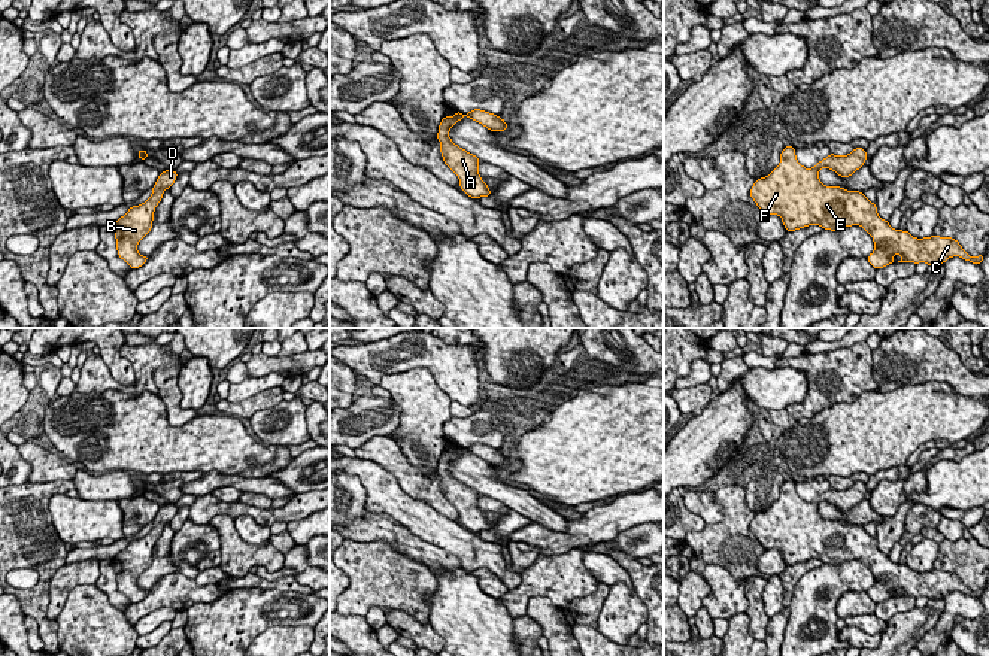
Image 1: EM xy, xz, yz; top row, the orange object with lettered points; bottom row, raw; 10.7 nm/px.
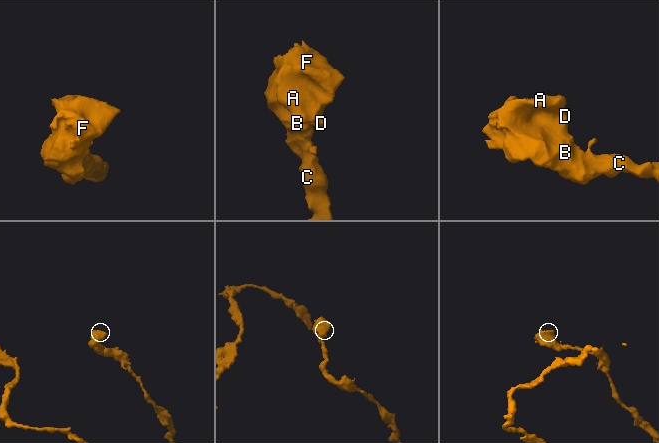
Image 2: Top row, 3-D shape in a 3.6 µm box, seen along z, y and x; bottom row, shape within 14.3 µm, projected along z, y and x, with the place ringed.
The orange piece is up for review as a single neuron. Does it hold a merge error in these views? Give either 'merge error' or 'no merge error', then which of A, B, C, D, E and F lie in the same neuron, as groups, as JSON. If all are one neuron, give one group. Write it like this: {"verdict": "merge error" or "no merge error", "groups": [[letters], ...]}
{"verdict": "no merge error", "groups": [["A", "B", "C", "D", "E", "F"]]}

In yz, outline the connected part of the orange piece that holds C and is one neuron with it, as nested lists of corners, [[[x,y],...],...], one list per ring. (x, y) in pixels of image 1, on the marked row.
[[[786,146],[780,152],[779,165],[768,176],[756,179],[749,194],[765,216],[779,215],[786,231],[809,225],[820,225],[831,231],[862,227],[876,245],[867,258],[876,270],[895,264],[894,255],[901,255],[898,262],[904,264],[940,265],[953,256],[982,264],[983,253],[970,256],[953,237],[934,234],[917,239],[907,230],[894,230],[879,216],[877,206],[864,192],[826,186],[819,180],[820,168],[829,168],[847,179],[867,158],[865,149],[855,148],[841,157],[829,154],[814,167],[806,168],[798,163],[795,148]]]

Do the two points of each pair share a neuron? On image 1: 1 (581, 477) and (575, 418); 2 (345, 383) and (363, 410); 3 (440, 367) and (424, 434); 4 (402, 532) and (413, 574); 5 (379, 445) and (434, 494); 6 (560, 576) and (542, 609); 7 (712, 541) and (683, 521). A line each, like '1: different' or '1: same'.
1: same
2: different
3: different
4: different
5: same
6: different
7: different

